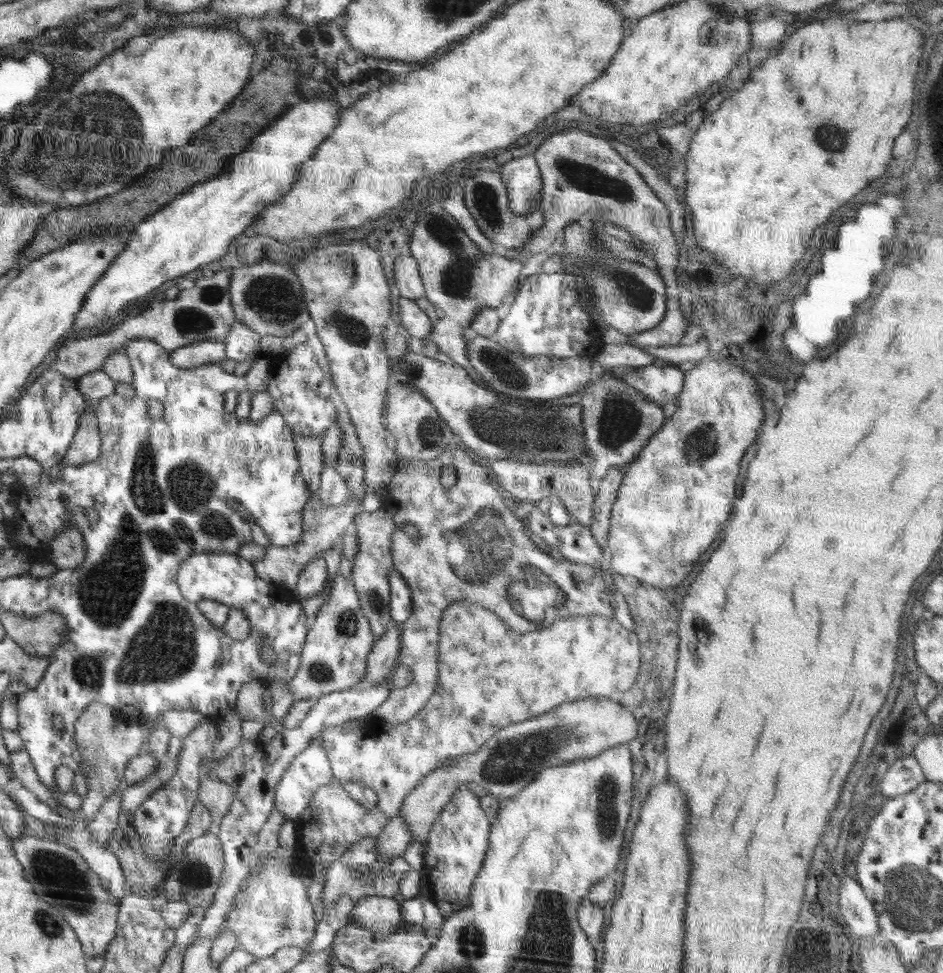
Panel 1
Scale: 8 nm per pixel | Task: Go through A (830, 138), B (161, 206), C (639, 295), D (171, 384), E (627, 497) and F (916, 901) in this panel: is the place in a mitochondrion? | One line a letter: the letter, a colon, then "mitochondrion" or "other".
A: mitochondrion
B: other
C: mitochondrion
D: other
E: other
F: mitochondrion

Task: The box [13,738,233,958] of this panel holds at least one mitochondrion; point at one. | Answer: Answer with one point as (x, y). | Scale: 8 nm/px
(60, 877)

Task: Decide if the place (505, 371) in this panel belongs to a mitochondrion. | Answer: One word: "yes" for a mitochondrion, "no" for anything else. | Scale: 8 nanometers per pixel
yes

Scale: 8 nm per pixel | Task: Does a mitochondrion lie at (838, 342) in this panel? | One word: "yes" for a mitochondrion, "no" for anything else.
no

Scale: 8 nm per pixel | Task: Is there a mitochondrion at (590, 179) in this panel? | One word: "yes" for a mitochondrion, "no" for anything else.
yes

